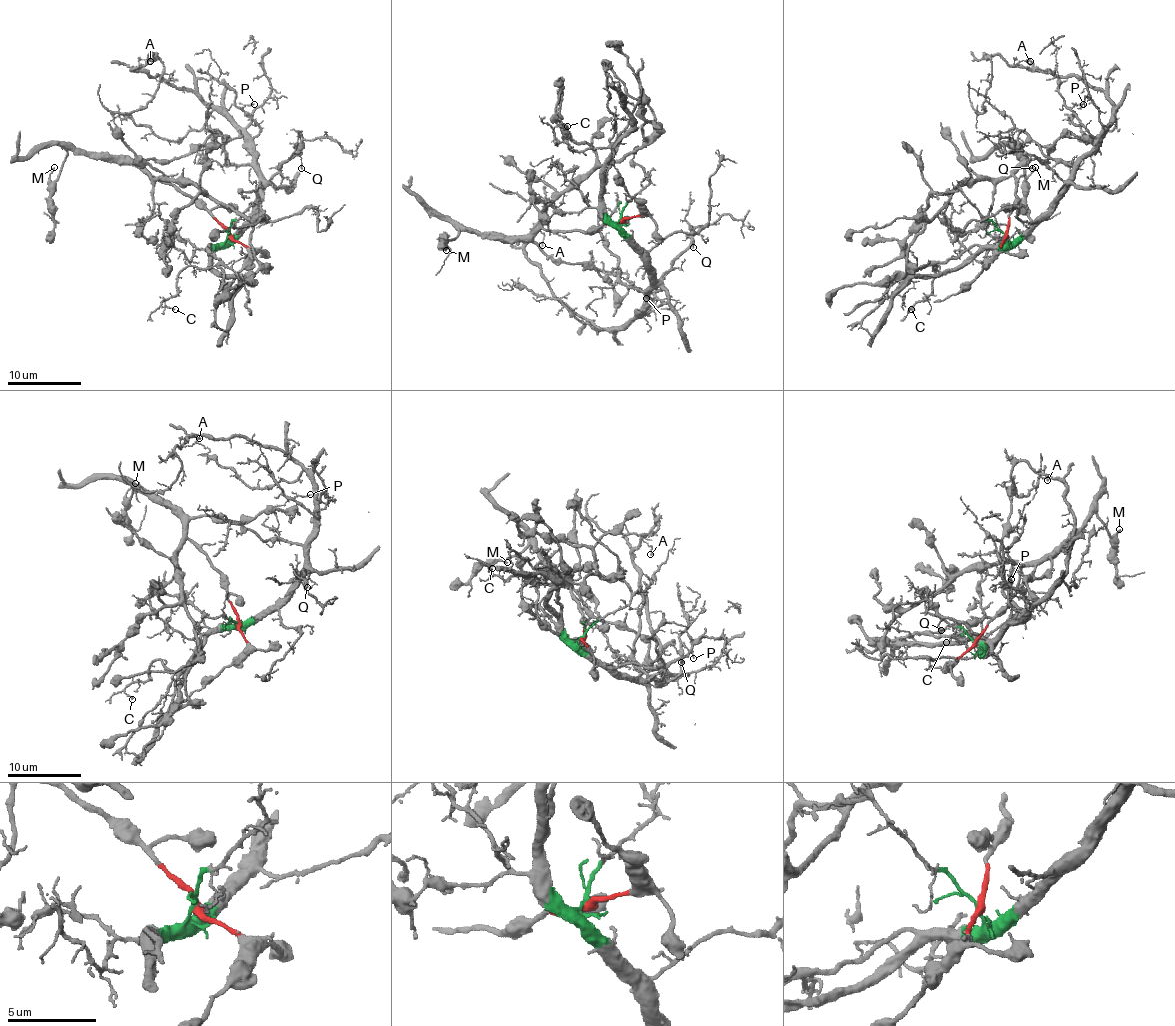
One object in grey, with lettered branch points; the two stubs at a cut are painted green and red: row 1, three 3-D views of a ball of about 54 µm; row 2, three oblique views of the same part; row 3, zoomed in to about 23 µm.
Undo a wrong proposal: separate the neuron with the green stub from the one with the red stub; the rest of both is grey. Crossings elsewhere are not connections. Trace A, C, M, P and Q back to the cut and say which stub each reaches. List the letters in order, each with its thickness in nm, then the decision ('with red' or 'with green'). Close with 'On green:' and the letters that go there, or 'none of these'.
A: 170 nm thick; with green
C: 140 nm thick; with green
M: 180 nm thick; with red
P: 110 nm thick; with green
Q: 140 nm thick; with green
On green: A, C, P, Q

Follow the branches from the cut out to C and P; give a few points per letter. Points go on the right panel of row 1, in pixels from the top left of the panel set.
C: (1004, 235), (1006, 243), (973, 244), (945, 261), (934, 263), (932, 292), (910, 309)
P: (1004, 235), (1015, 241), (1047, 211), (1069, 182), (1071, 170), (1093, 148), (1095, 141), (1073, 110), (1084, 104)

